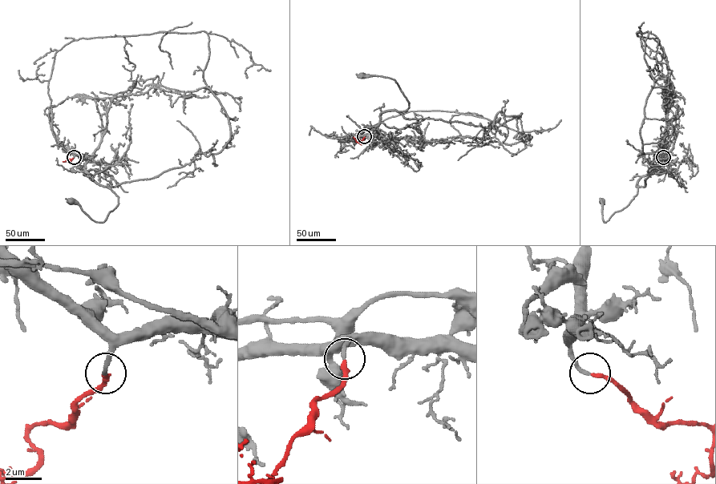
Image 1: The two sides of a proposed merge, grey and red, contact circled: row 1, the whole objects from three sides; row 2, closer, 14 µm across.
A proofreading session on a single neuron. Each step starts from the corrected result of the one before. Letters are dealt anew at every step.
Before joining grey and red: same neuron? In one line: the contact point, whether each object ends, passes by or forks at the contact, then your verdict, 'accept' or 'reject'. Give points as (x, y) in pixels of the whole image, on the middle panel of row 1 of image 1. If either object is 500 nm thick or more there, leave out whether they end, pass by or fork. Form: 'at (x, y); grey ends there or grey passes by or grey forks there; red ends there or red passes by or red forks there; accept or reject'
at (364, 136); grey ends there; red ends there; accept

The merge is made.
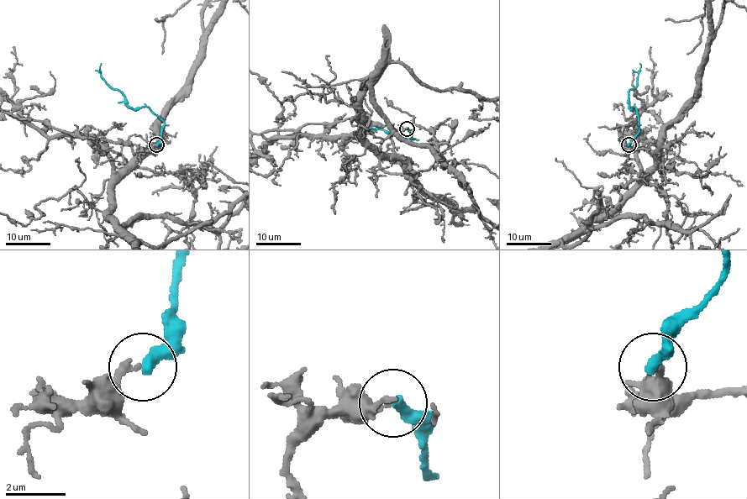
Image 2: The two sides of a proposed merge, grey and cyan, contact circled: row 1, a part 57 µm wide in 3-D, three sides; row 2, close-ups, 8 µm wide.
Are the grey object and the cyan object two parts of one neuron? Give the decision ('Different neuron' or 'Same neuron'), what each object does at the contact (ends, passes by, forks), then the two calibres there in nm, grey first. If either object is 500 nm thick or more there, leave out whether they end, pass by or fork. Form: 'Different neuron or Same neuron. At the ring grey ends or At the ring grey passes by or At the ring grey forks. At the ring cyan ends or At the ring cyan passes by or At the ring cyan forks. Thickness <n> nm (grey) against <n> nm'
Different neuron. At the ring grey ends. At the ring cyan ends. Thickness 260 nm (grey) against 400 nm

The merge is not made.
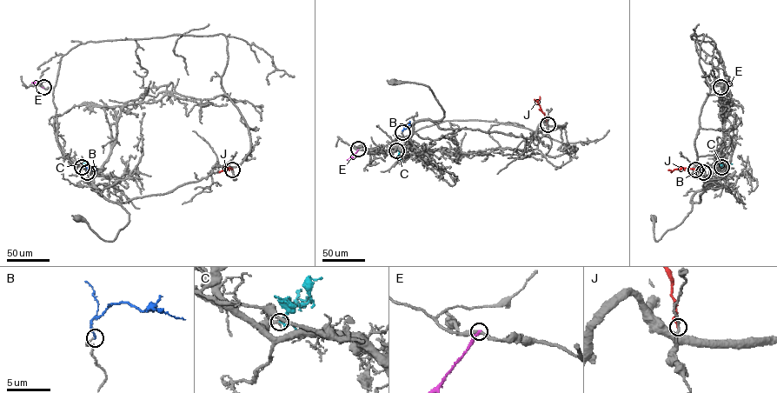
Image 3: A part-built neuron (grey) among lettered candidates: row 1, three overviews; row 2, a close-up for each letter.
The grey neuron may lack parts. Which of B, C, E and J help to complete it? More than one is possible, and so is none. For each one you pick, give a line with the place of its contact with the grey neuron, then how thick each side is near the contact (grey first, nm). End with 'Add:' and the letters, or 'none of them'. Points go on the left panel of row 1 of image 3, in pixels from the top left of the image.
B: contact (87, 172); calibres 130 and 180 nm
C: contact (82, 167); calibres 200 and 190 nm
Add: B, C

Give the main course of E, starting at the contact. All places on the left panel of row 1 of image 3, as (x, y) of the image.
E: (43, 87), (31, 83)

